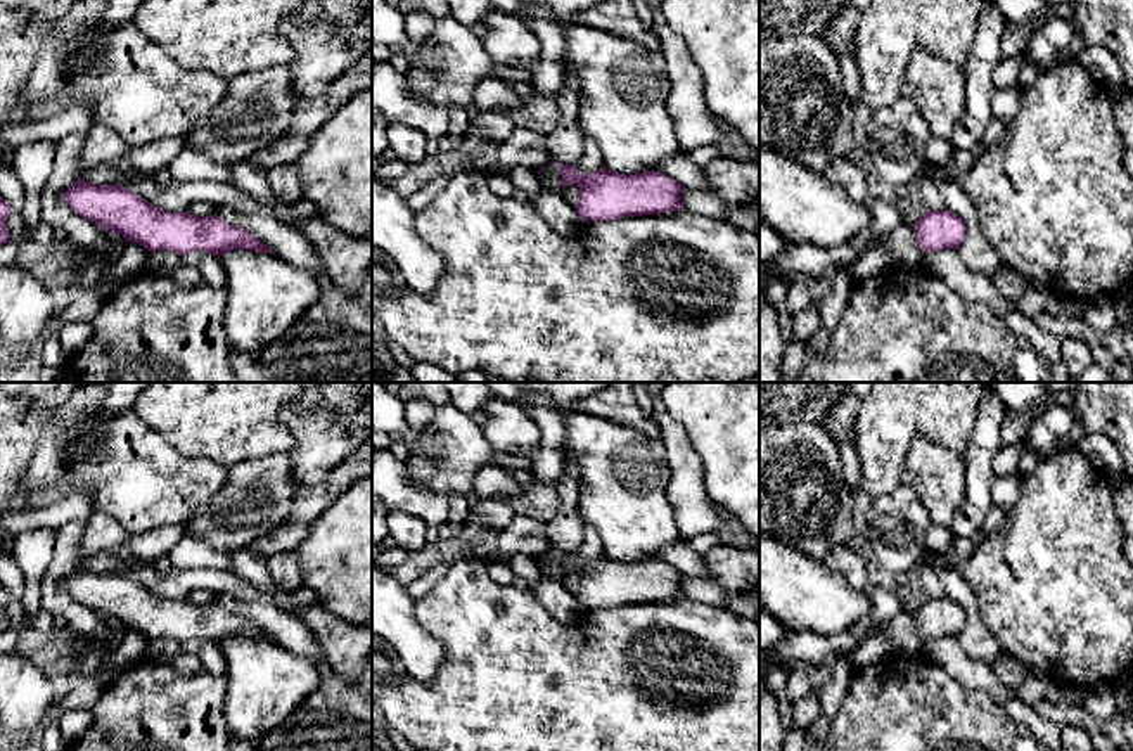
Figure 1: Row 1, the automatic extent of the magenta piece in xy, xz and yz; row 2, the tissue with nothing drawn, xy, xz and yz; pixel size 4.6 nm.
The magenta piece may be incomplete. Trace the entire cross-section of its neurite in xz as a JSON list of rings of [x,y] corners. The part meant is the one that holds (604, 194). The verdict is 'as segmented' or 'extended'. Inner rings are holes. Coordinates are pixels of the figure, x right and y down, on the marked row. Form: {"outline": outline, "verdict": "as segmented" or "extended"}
{"outline": [[[554,159],[552,163],[560,168],[562,192],[573,183],[579,187],[579,197],[574,208],[586,223],[685,209],[682,202],[683,187],[661,171],[623,175],[604,166],[579,177],[578,164],[562,164]]], "verdict": "as segmented"}

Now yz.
{"outline": [[[950,209],[925,211],[912,227],[925,253],[957,249],[967,234],[965,221]]], "verdict": "as segmented"}

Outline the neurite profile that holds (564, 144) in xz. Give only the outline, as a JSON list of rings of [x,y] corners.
[[[571,76],[564,78],[555,97],[560,116],[555,128],[545,135],[545,147],[554,161],[578,164],[583,154],[585,133],[578,125],[579,95]]]

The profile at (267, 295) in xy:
[[[235,249],[220,256],[227,272],[225,331],[232,348],[256,353],[277,341],[320,296],[317,277],[273,253]]]

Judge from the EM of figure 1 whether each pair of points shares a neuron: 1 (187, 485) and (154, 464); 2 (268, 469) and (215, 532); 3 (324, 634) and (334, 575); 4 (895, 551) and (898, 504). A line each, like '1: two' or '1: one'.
1: one
2: one
3: two
4: one

